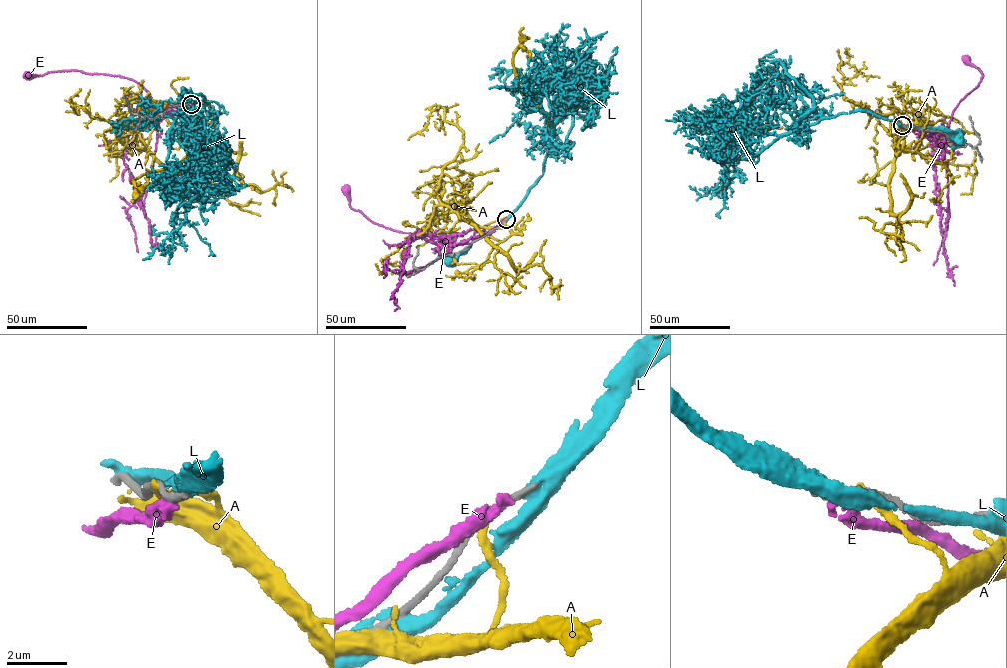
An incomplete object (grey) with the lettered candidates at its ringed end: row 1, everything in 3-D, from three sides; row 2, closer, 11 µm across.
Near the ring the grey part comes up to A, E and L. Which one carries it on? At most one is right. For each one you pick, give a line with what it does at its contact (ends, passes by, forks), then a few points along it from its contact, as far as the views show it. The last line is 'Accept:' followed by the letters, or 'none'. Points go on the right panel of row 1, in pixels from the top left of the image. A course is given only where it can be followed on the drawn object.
Accept: none

